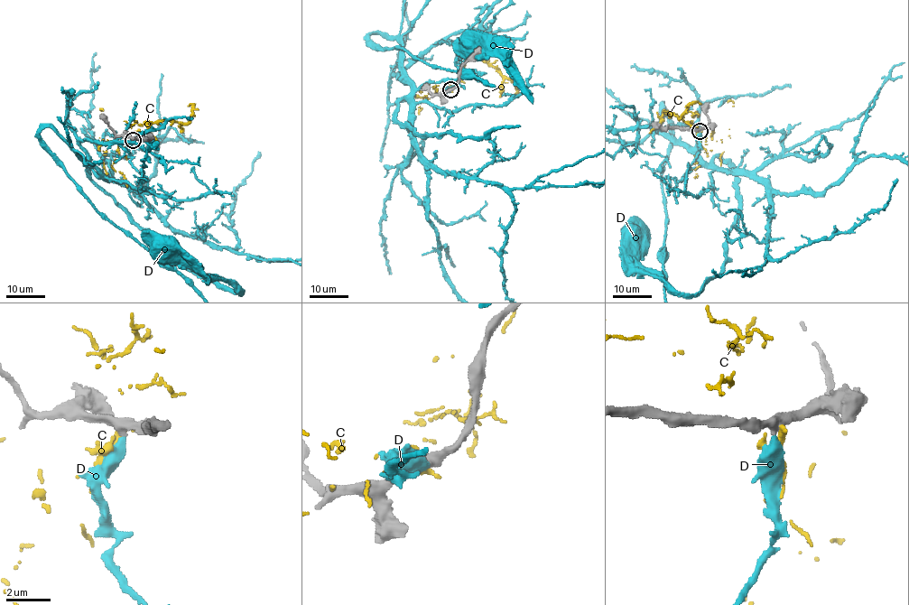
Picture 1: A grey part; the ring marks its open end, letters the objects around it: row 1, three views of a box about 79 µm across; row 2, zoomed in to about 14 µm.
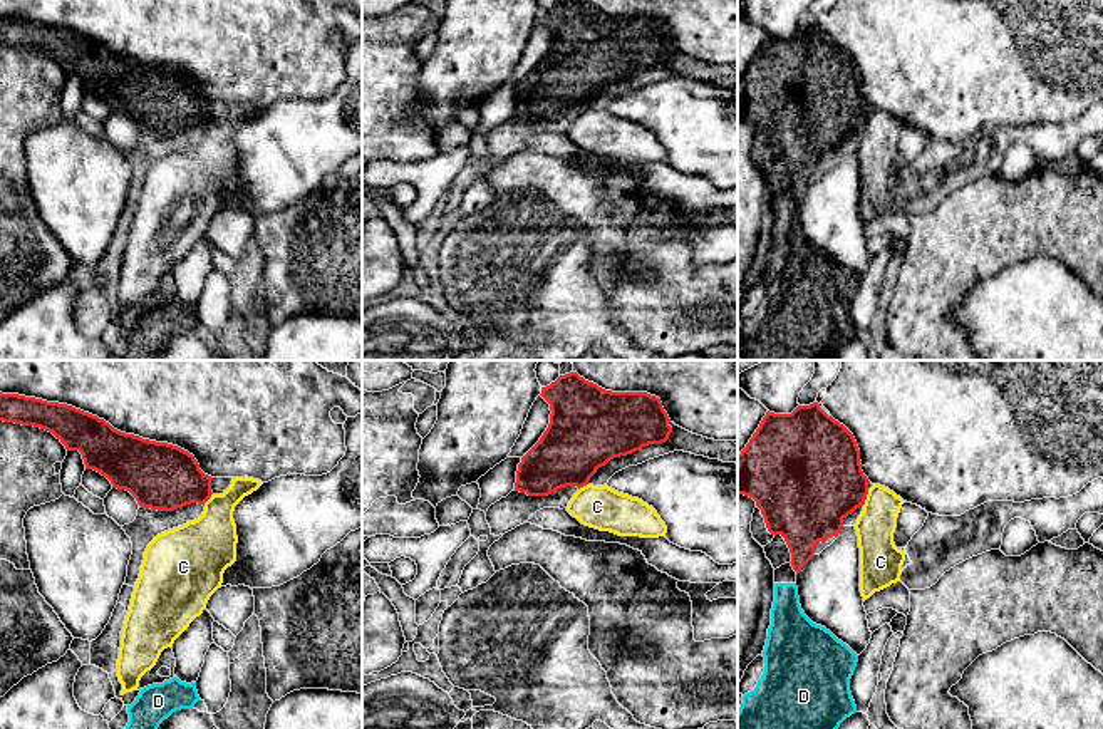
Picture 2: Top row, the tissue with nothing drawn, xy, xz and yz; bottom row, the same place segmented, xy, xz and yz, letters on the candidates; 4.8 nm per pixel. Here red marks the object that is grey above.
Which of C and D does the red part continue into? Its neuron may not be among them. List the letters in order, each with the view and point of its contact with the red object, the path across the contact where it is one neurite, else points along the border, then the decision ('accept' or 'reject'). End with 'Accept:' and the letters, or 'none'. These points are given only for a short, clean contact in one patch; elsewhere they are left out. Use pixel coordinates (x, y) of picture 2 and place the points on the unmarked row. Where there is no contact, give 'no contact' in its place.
C: yz (865, 123) | along yz (869, 114), (862, 129) | reject
D: no contact | accept
Accept: D

